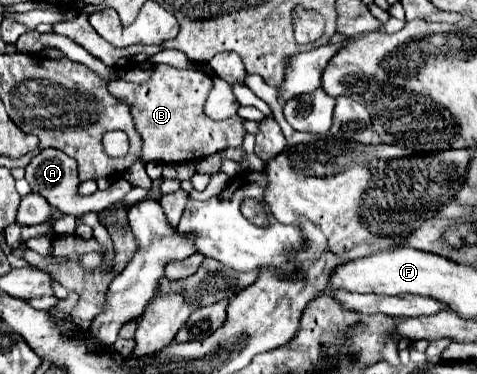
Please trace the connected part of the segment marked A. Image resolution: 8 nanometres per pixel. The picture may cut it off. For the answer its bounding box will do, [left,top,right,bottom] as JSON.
[26,147,132,217]

